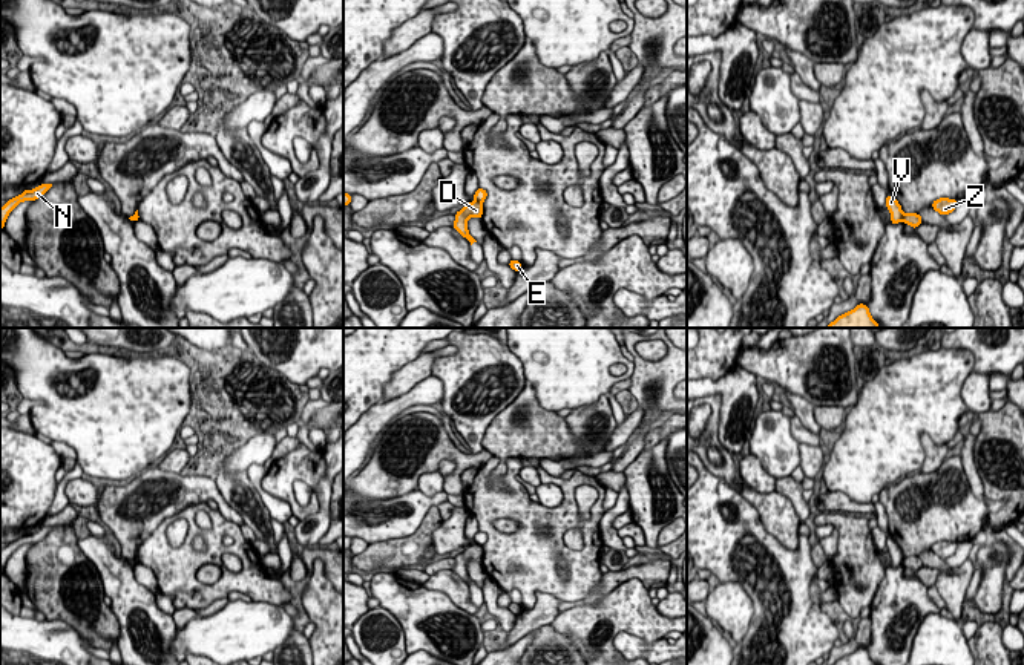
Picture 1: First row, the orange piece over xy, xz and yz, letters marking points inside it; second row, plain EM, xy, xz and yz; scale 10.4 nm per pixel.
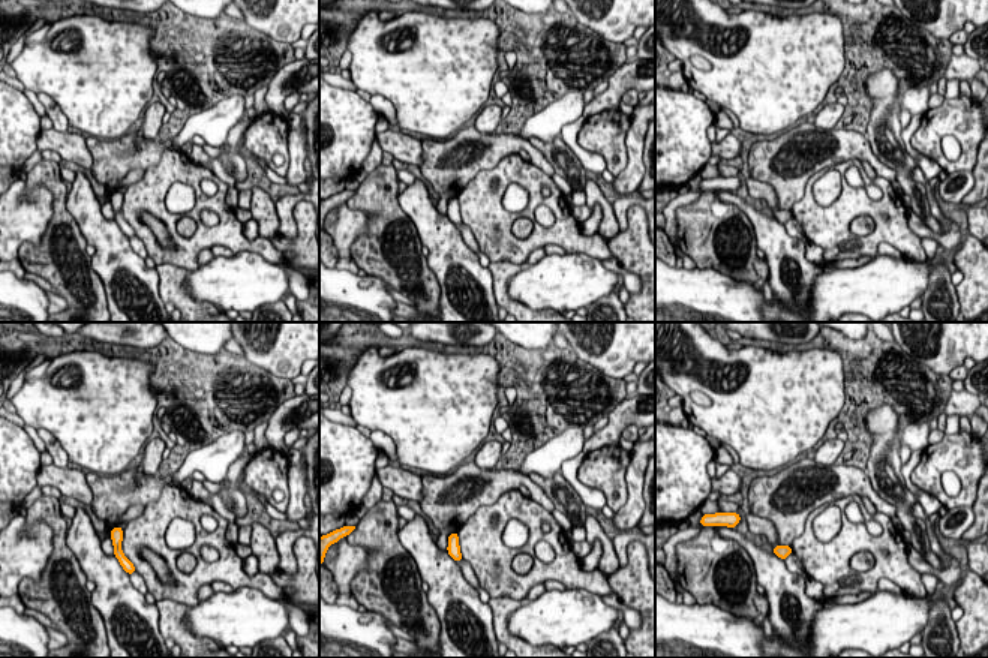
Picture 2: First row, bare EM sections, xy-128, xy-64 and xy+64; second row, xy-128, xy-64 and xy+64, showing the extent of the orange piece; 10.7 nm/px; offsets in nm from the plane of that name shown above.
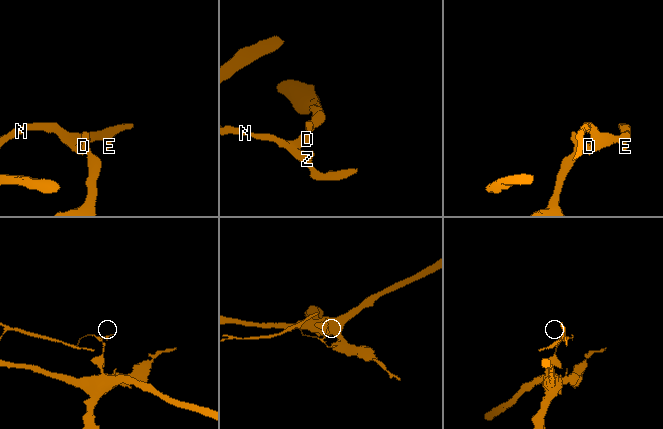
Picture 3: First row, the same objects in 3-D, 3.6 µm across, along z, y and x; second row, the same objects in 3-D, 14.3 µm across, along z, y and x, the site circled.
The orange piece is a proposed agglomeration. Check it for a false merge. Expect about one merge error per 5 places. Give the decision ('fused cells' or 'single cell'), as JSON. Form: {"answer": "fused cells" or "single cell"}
{"answer": "fused cells"}

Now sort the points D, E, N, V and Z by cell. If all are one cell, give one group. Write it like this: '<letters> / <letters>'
D E N Z / V

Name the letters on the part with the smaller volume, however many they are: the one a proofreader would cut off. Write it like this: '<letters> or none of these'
D, E, N, Z

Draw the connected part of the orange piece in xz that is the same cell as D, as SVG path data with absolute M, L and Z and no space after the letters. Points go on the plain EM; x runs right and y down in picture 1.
M478 544L474 545L468 545L460 555L457 555L455 558L455 565L454 565L454 572L468 582L468 585L472 588L474 585L477 585L468 575L468 562L469 561L477 561L481 562L483 559L483 547Z

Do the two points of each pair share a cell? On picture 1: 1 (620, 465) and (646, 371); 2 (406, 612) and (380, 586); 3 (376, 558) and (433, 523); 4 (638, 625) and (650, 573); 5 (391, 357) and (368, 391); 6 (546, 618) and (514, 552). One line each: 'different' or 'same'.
1: same
2: same
3: same
4: different
5: same
6: different

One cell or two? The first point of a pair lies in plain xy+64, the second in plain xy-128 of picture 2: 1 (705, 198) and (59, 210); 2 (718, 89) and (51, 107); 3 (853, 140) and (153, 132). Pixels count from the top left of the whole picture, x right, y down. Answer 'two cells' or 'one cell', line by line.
1: one cell
2: two cells
3: two cells

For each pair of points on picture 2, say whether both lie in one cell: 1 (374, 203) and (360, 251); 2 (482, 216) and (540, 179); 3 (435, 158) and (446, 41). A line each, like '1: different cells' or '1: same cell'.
1: same cell
2: same cell
3: different cells

